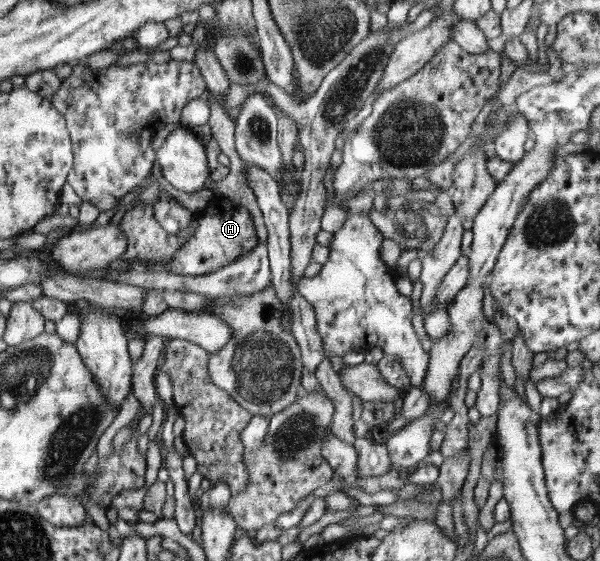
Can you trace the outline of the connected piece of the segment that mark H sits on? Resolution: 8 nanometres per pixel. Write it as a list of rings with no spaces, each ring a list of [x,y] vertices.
[[[214,196],[208,203],[206,211],[201,211],[195,215],[201,220],[199,221],[199,225],[197,225],[199,229],[186,239],[188,242],[184,246],[174,251],[168,265],[168,271],[171,273],[180,276],[202,276],[213,273],[237,261],[243,254],[251,251],[259,243],[251,213],[245,207],[239,205],[239,203],[229,200],[229,198]]]

